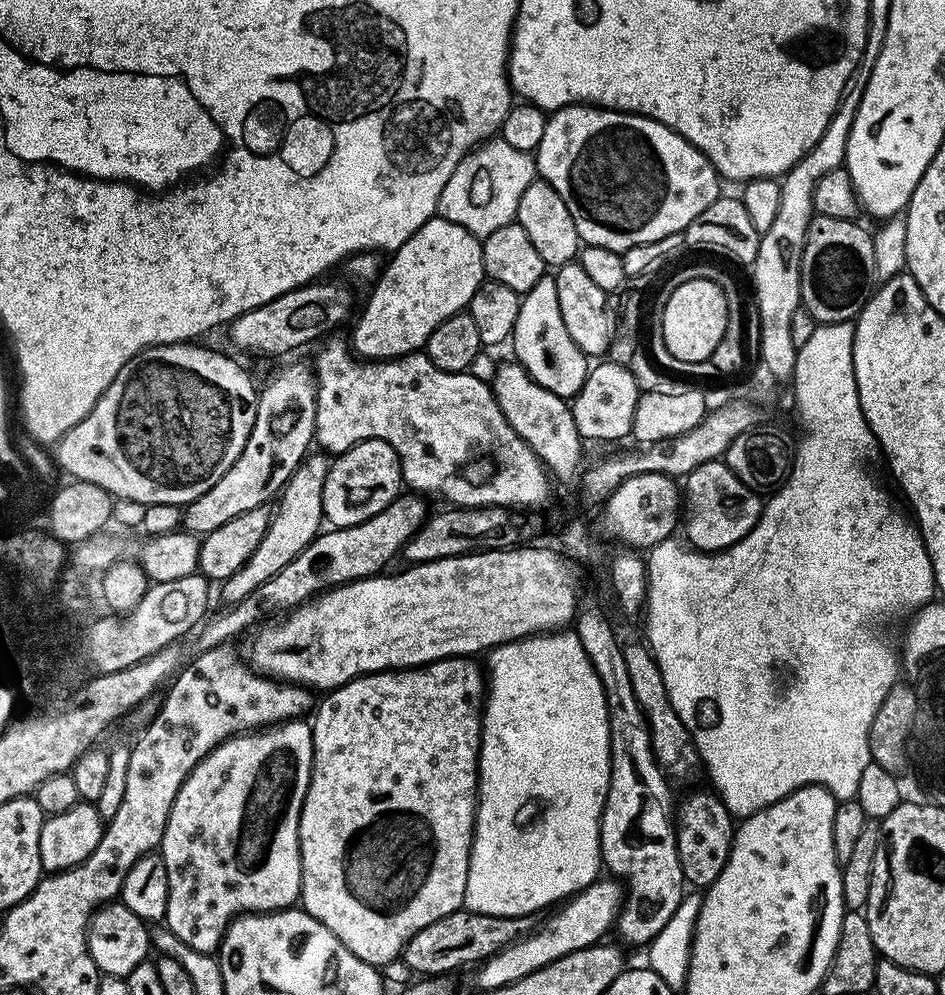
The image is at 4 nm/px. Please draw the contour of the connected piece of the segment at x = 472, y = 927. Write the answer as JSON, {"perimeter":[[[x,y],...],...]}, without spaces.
{"perimeter":[[[461,910],[454,914],[446,914],[446,918],[438,918],[438,922],[430,922],[430,926],[422,926],[410,942],[406,942],[402,953],[402,961],[417,977],[440,976],[455,973],[455,968],[464,968],[467,964],[479,965],[494,954],[498,954],[506,946],[510,946],[523,936],[529,936],[538,927],[535,915],[495,916],[494,914],[478,914]]]}

